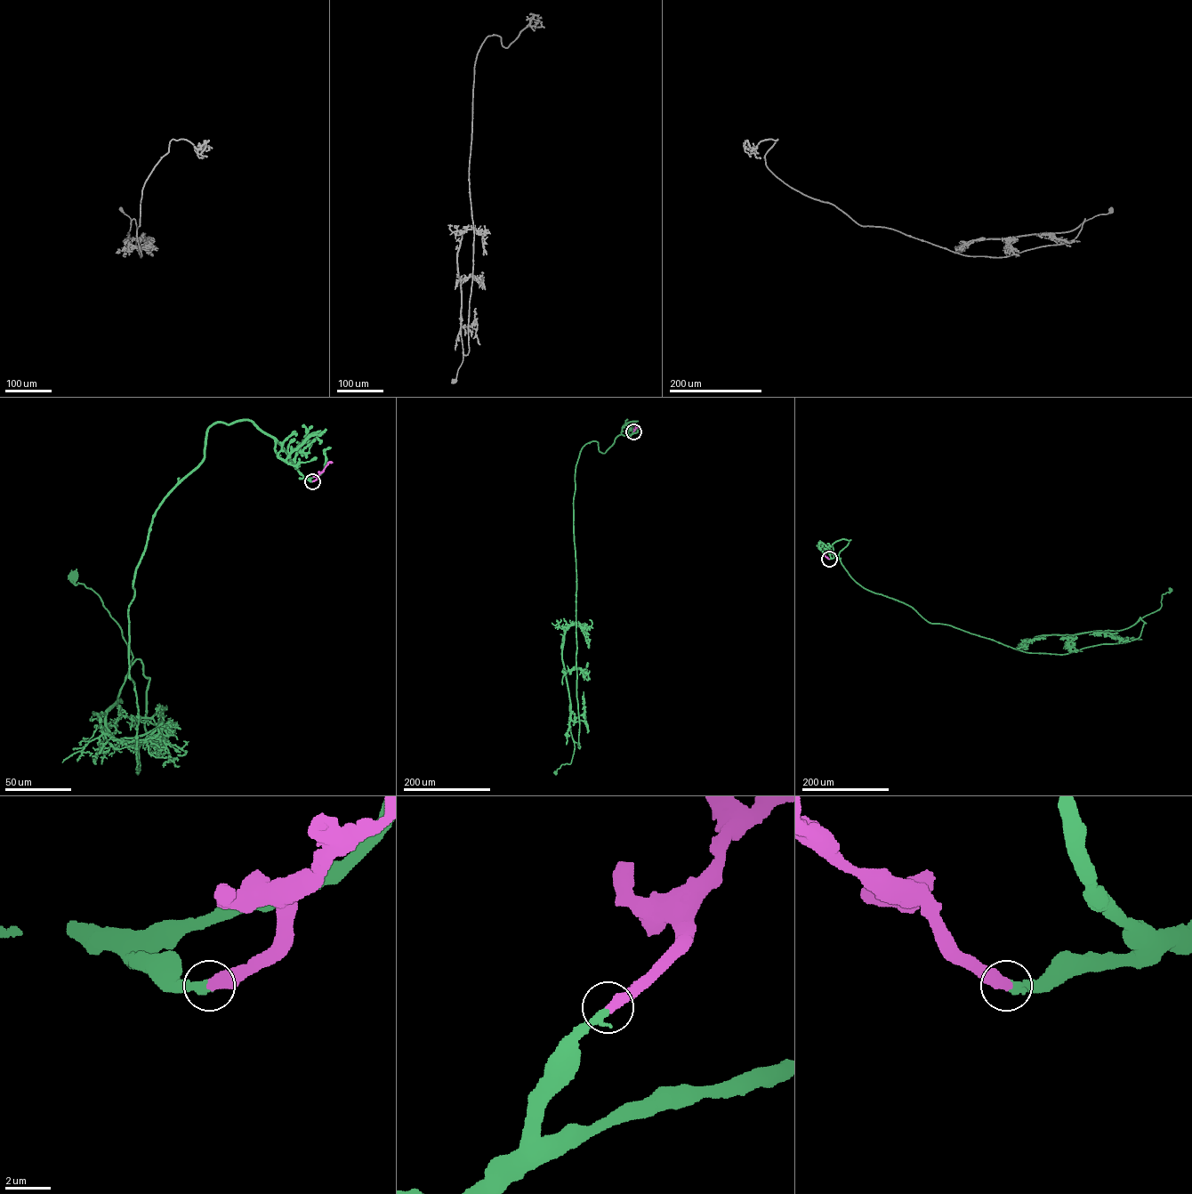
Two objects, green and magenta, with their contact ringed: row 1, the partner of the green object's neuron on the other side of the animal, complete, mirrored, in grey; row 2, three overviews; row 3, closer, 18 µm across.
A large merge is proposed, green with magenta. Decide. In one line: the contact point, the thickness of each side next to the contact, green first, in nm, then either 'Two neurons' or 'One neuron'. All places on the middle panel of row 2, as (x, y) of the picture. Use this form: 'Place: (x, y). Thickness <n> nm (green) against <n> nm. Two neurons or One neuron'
Place: (633, 431). Thickness 420 nm (green) against 460 nm. One neuron

